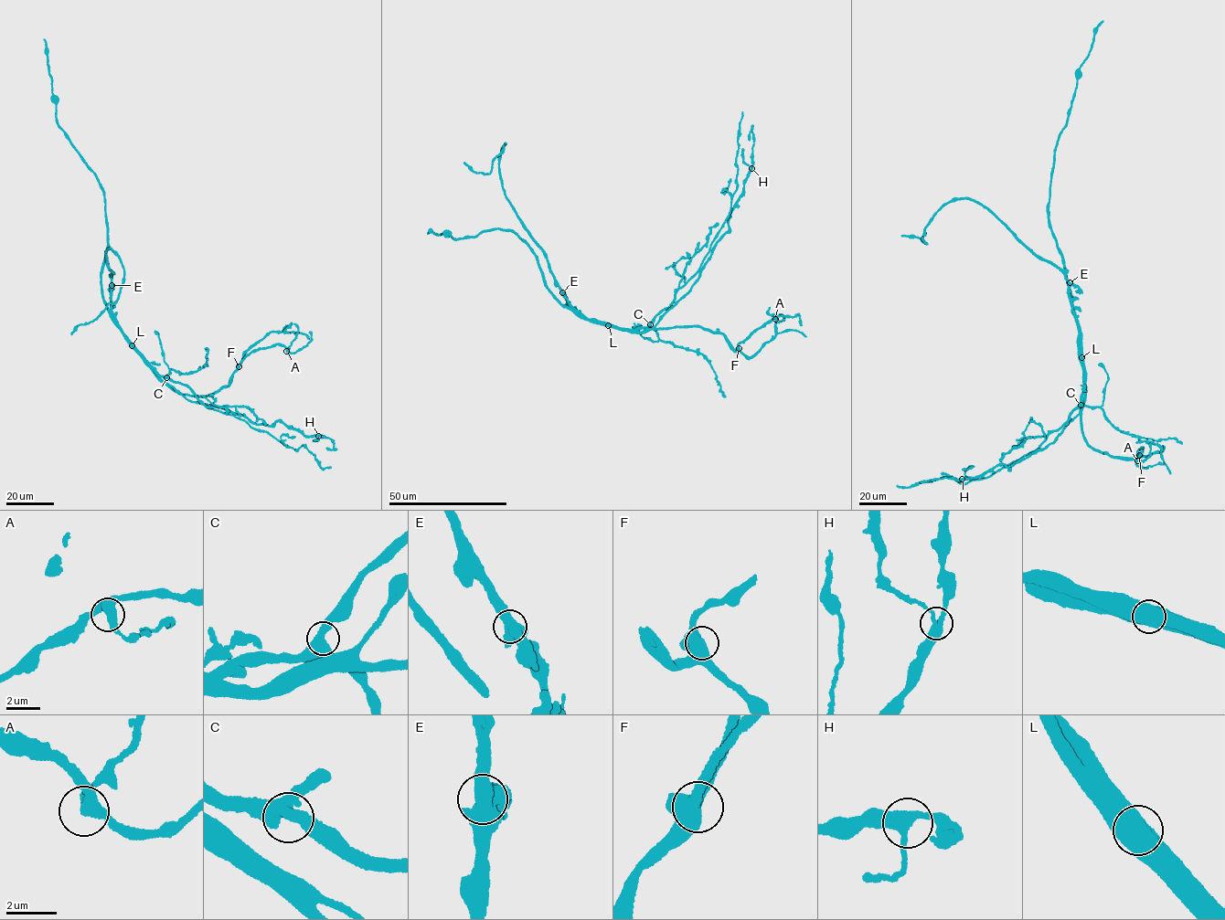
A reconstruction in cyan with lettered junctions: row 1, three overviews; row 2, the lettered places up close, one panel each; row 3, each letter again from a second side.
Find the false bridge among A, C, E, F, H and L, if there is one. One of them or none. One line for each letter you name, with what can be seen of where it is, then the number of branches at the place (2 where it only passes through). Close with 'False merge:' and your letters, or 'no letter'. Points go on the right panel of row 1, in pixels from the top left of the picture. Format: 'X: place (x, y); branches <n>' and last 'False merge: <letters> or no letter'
L: place (1081, 357); branches 2
False merge: L

